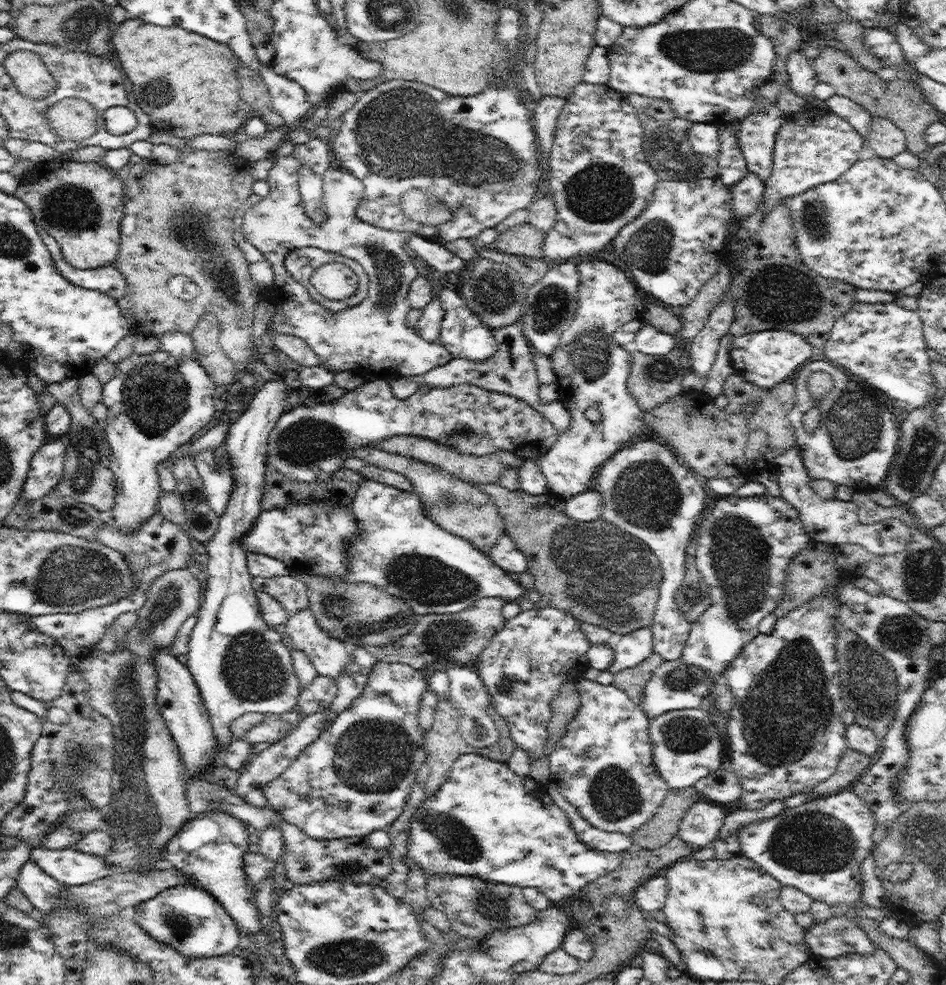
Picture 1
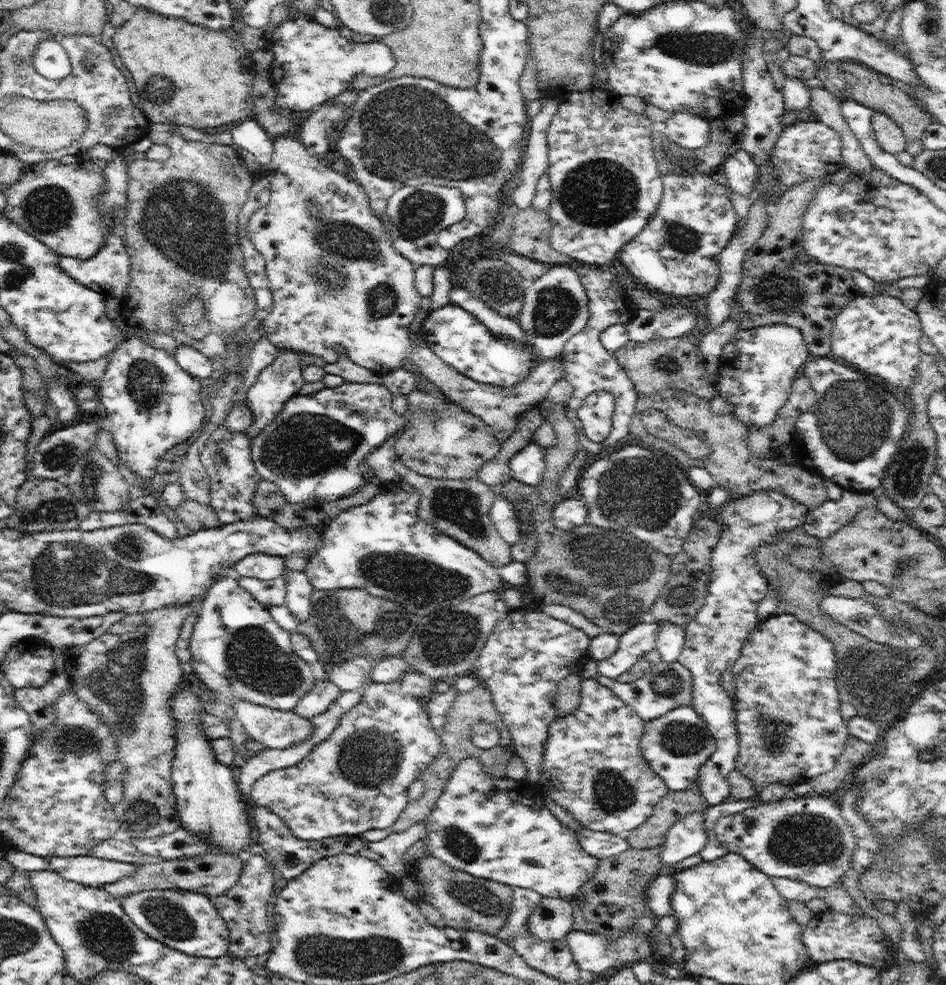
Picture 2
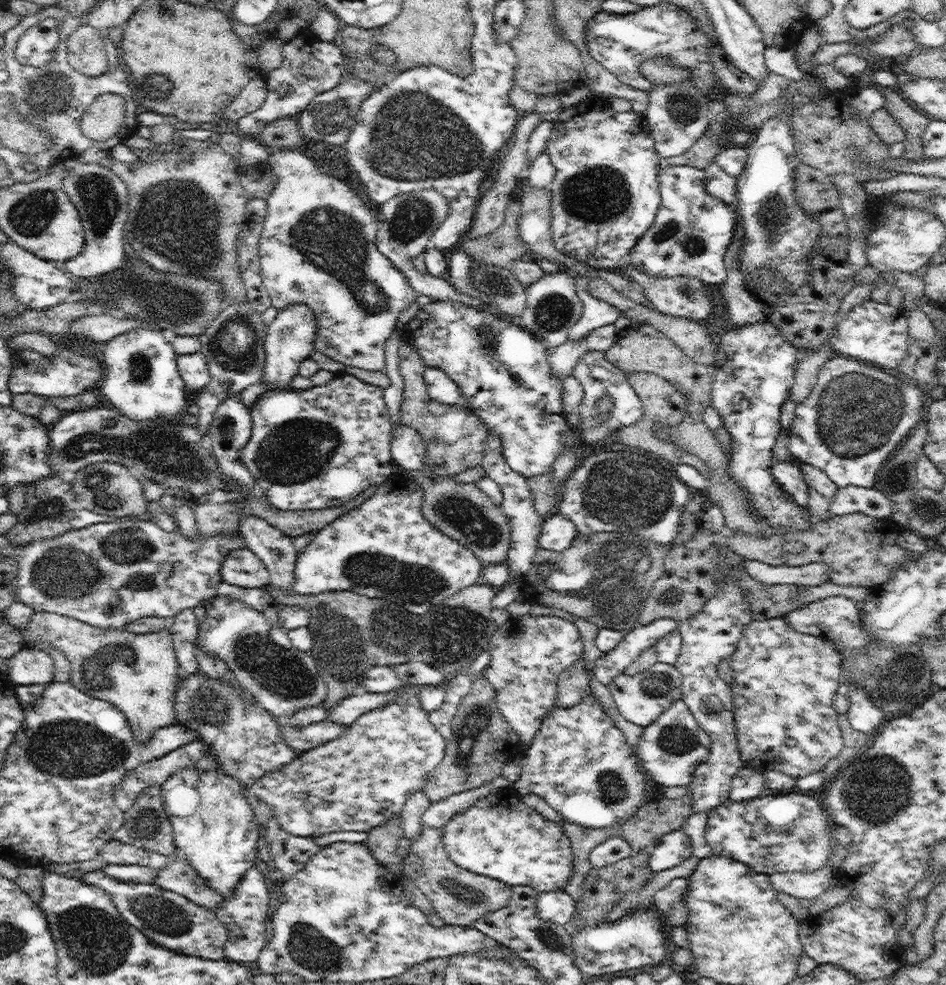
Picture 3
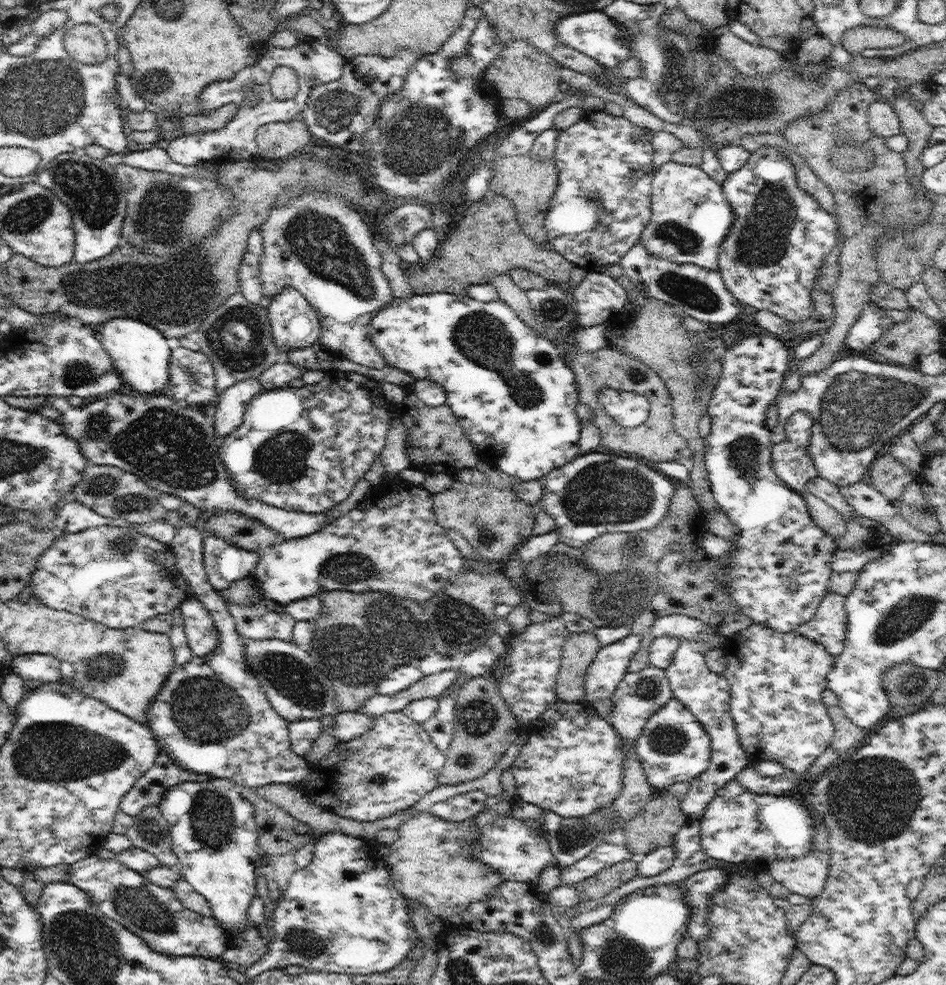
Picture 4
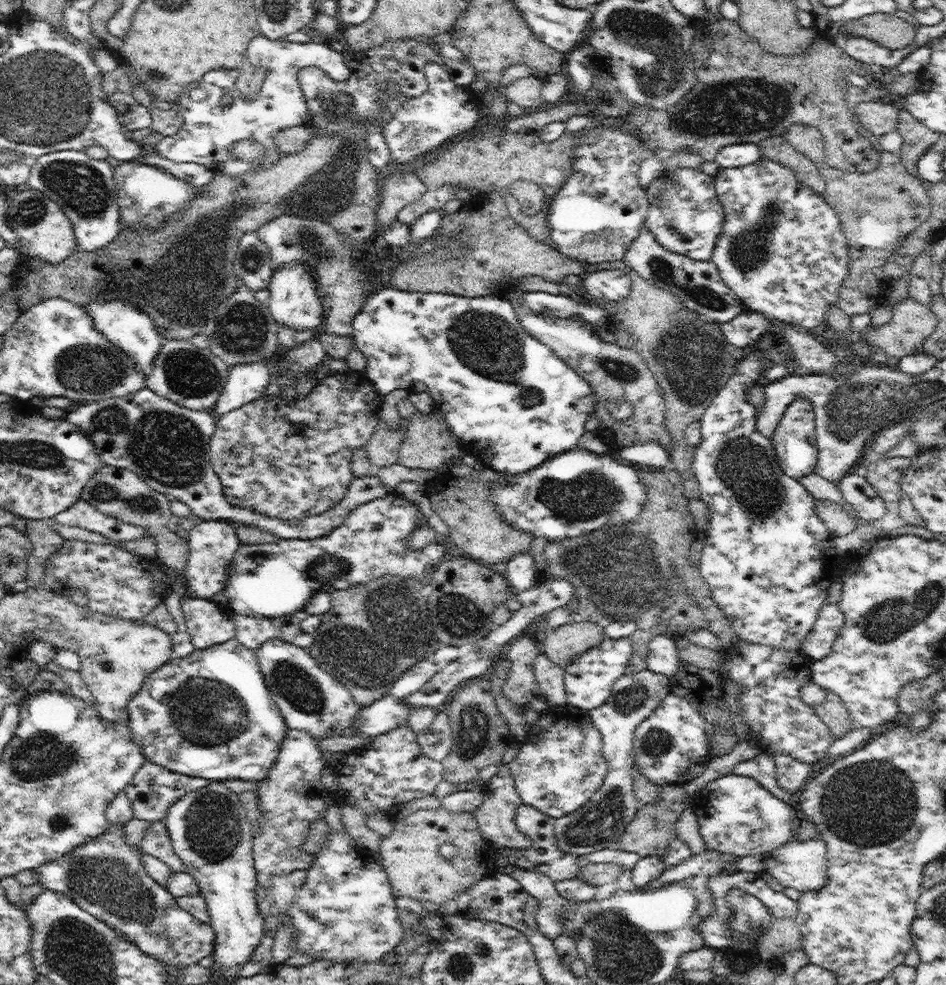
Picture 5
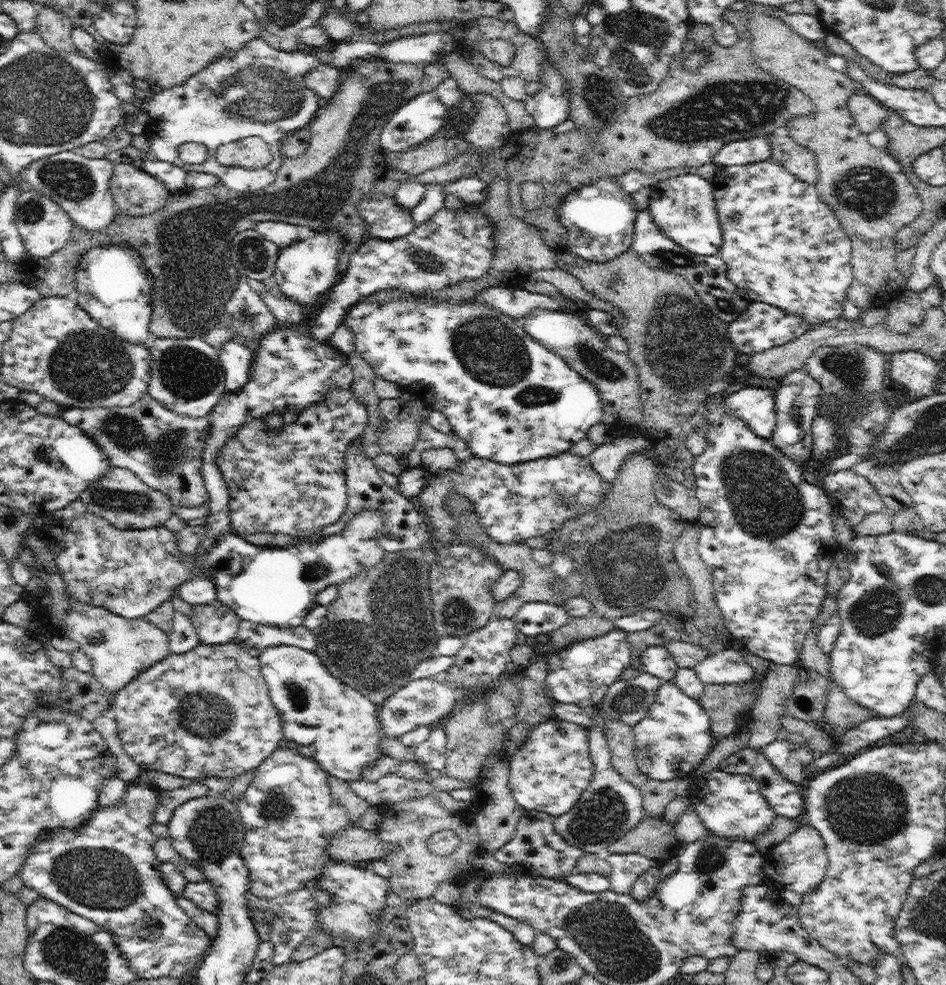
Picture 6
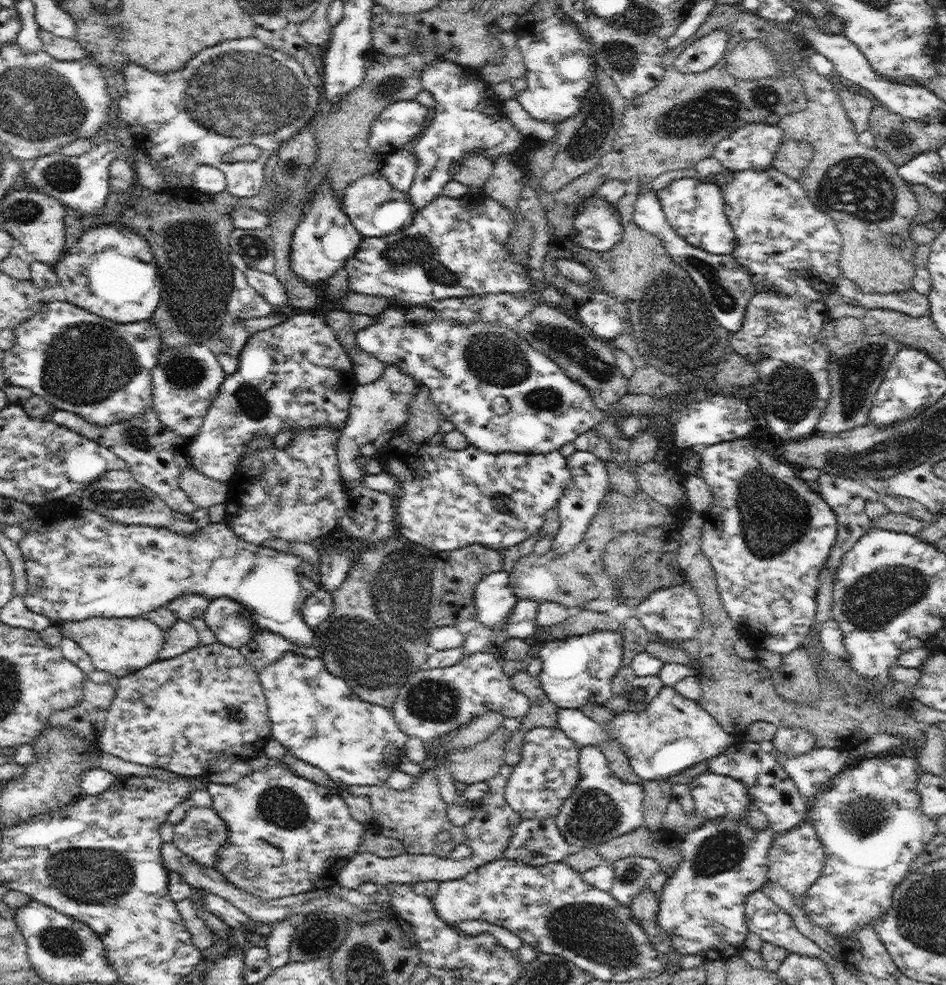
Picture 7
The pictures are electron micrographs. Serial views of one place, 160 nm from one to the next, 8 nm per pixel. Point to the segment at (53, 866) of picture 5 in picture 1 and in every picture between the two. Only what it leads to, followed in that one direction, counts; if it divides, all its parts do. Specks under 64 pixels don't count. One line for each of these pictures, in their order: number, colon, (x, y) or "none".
1: (191, 920)
2: (187, 921)
3: (171, 920)
4: (154, 913)

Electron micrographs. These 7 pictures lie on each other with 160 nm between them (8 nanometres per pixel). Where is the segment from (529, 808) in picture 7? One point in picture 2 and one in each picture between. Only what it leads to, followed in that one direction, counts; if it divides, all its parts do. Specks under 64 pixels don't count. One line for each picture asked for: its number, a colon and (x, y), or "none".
2: (593, 765)
3: (579, 763)
4: (573, 762)
5: (560, 764)
6: (550, 771)

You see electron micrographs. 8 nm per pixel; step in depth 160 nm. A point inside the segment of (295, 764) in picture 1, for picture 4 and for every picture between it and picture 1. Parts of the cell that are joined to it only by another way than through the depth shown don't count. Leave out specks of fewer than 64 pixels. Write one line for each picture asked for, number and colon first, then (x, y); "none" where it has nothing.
2: (358, 778)
3: (358, 781)
4: (391, 767)

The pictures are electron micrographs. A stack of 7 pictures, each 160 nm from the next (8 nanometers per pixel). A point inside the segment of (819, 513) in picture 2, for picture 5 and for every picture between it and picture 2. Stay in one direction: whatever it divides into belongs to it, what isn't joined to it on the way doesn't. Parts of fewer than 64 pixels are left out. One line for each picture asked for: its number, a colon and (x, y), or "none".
3: (870, 501)
4: (863, 497)
5: (868, 504)

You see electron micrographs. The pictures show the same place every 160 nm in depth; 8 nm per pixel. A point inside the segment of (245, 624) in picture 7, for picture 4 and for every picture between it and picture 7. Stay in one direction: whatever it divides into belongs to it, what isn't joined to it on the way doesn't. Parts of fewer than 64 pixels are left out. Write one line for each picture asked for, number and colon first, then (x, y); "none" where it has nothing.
4: (202, 635)
5: (208, 623)
6: (215, 623)

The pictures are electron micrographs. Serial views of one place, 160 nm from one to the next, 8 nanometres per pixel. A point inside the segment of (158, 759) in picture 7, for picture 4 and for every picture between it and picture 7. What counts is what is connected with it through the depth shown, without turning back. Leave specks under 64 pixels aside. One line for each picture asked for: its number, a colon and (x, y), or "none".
4: (211, 717)
5: (210, 715)
6: (205, 713)

